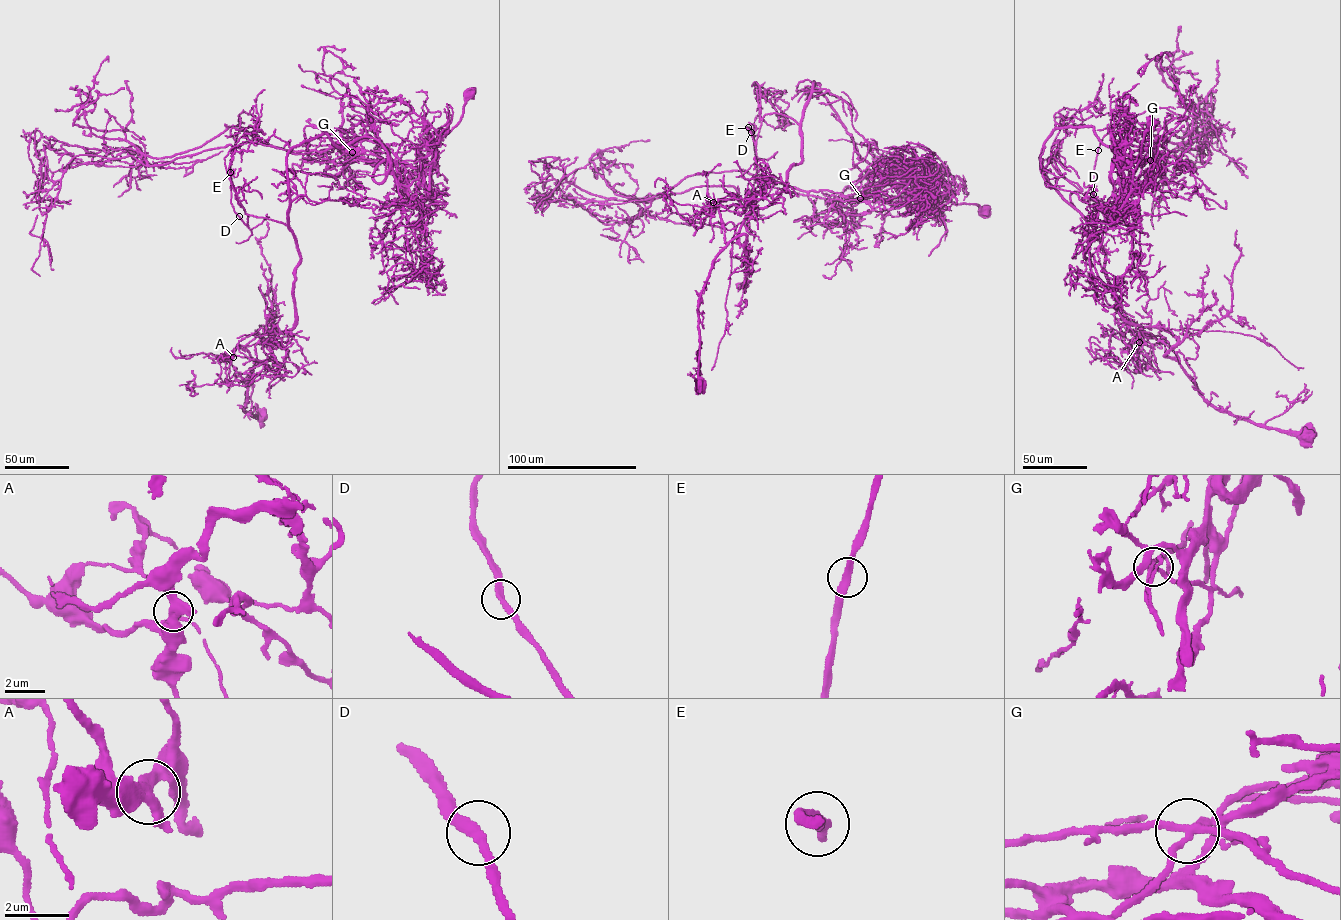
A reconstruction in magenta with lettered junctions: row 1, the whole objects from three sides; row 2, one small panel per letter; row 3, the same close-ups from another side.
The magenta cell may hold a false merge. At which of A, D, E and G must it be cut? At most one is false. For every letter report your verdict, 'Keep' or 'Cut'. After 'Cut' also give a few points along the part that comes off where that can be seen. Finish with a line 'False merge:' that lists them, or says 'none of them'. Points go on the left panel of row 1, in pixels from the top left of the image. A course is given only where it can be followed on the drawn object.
A: Keep
D: Keep
E: Keep
G: Cut. Course of the part to remove: (352, 152), (339, 145), (294, 154), (238, 124), (170, 157), (142, 155), (72, 125), (108, 62)
False merge: G

